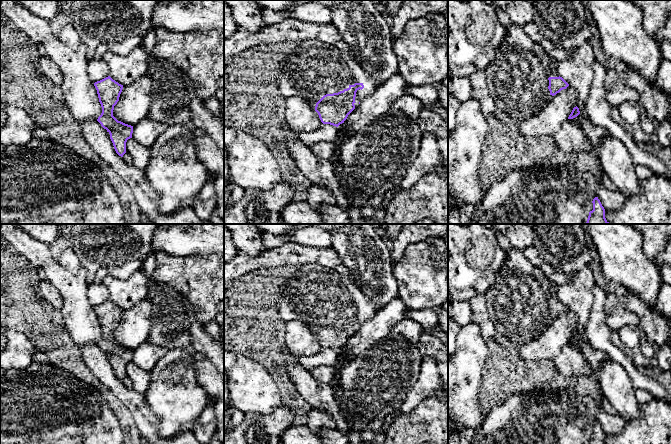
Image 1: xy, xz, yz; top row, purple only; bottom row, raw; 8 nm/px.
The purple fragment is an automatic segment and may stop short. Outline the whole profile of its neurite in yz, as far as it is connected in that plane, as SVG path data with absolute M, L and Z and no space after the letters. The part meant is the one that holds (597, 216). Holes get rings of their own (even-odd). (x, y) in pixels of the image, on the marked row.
M598 197L592 201L593 210L589 212L586 224L610 224L605 218L605 209Z

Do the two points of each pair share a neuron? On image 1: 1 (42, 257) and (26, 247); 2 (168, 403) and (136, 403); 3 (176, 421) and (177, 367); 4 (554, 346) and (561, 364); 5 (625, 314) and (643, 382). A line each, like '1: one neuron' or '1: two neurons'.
1: one neuron
2: two neurons
3: one neuron
4: two neurons
5: two neurons

